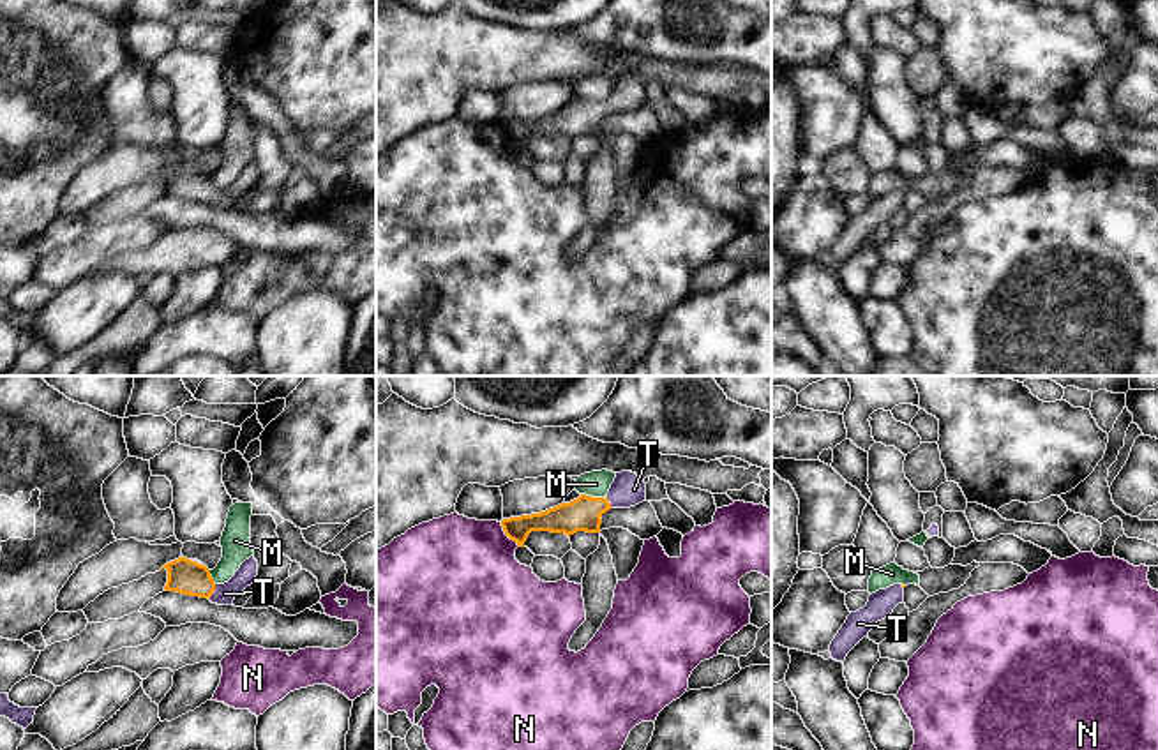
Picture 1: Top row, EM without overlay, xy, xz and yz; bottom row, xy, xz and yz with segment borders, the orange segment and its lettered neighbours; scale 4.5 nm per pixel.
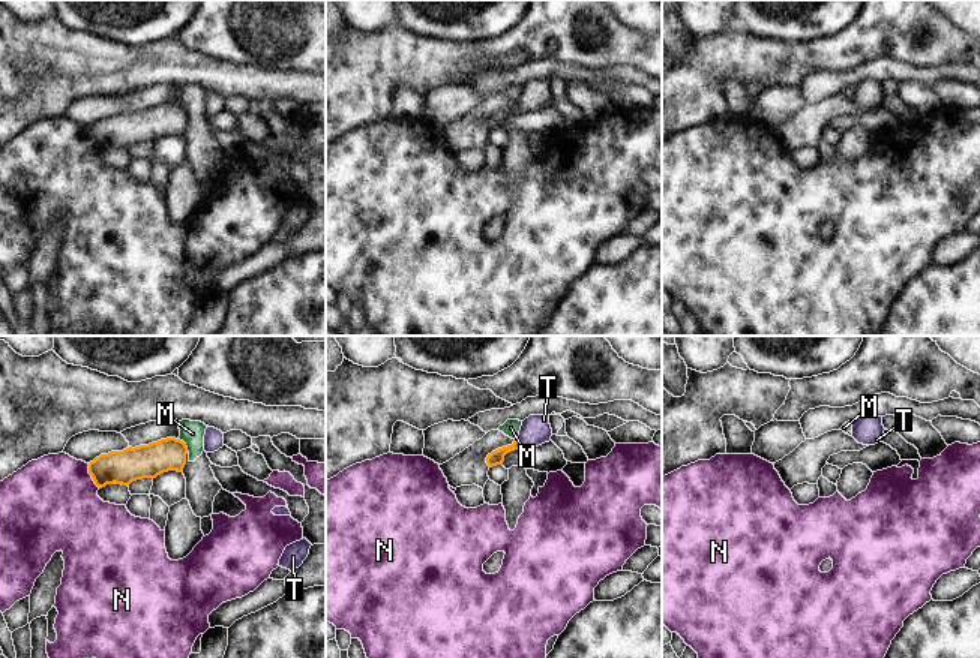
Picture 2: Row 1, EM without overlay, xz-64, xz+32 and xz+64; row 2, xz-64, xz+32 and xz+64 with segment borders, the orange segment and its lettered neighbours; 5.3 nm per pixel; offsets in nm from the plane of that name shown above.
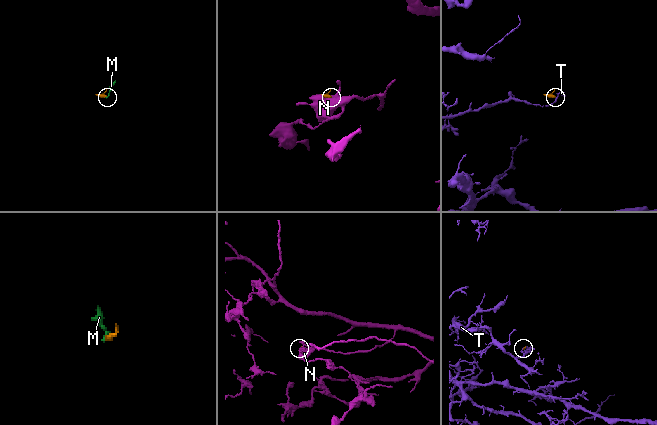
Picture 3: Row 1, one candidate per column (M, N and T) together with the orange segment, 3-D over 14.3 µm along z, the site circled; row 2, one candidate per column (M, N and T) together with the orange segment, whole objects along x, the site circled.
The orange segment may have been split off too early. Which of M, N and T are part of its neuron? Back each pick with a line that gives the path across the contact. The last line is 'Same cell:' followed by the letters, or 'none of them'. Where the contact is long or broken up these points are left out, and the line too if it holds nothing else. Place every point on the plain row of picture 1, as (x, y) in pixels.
T: across xy (184, 180), (214, 194), (225, 198)
Same cell: T

